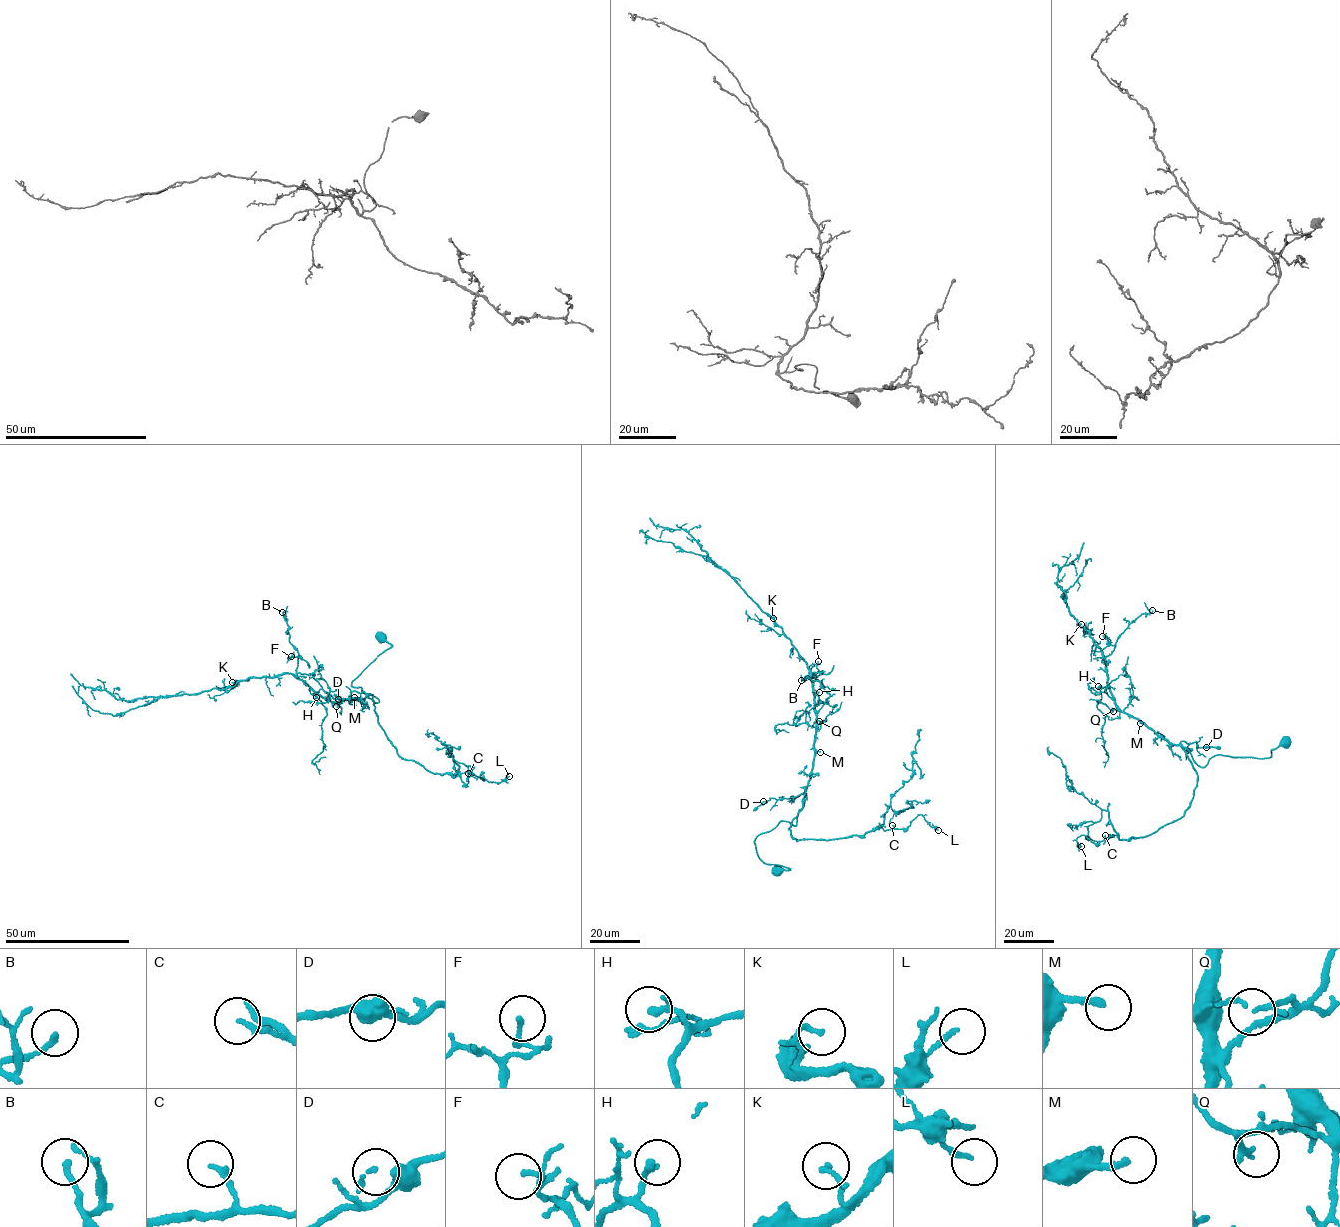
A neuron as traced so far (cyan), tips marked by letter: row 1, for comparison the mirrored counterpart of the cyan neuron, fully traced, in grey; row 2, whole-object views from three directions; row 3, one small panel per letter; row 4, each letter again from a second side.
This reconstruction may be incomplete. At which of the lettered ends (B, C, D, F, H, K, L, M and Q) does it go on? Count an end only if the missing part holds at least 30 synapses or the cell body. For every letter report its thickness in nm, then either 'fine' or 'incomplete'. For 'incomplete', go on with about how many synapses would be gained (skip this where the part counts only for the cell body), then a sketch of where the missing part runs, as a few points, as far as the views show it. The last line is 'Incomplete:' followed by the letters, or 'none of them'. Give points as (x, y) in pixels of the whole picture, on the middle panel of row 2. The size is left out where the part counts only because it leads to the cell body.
B: 180 nm thick; fine
C: 180 nm thick; fine
D: 100 nm thick; fine
F: 120 nm thick; fine
H: 200 nm thick; fine
K: 160 nm thick; fine
L: 140 nm thick; fine
M: 190 nm thick; incomplete; about 70 synapses; missing branch runs (820, 752), (824, 768), (830, 752), (828, 739), (824, 741)
Q: 170 nm thick; fine
Incomplete: M

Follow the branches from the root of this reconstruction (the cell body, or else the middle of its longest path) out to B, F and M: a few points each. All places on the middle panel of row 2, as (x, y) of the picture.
B: (777, 871), (789, 868), (763, 862), (755, 840), (780, 821), (796, 825), (806, 798), (816, 676), (801, 680)
F: (777, 871), (789, 868), (763, 862), (755, 838), (780, 821), (796, 825), (806, 798), (818, 661)
M: (777, 871), (789, 868), (763, 862), (755, 838), (780, 821), (796, 825), (806, 798), (813, 757), (820, 752)

